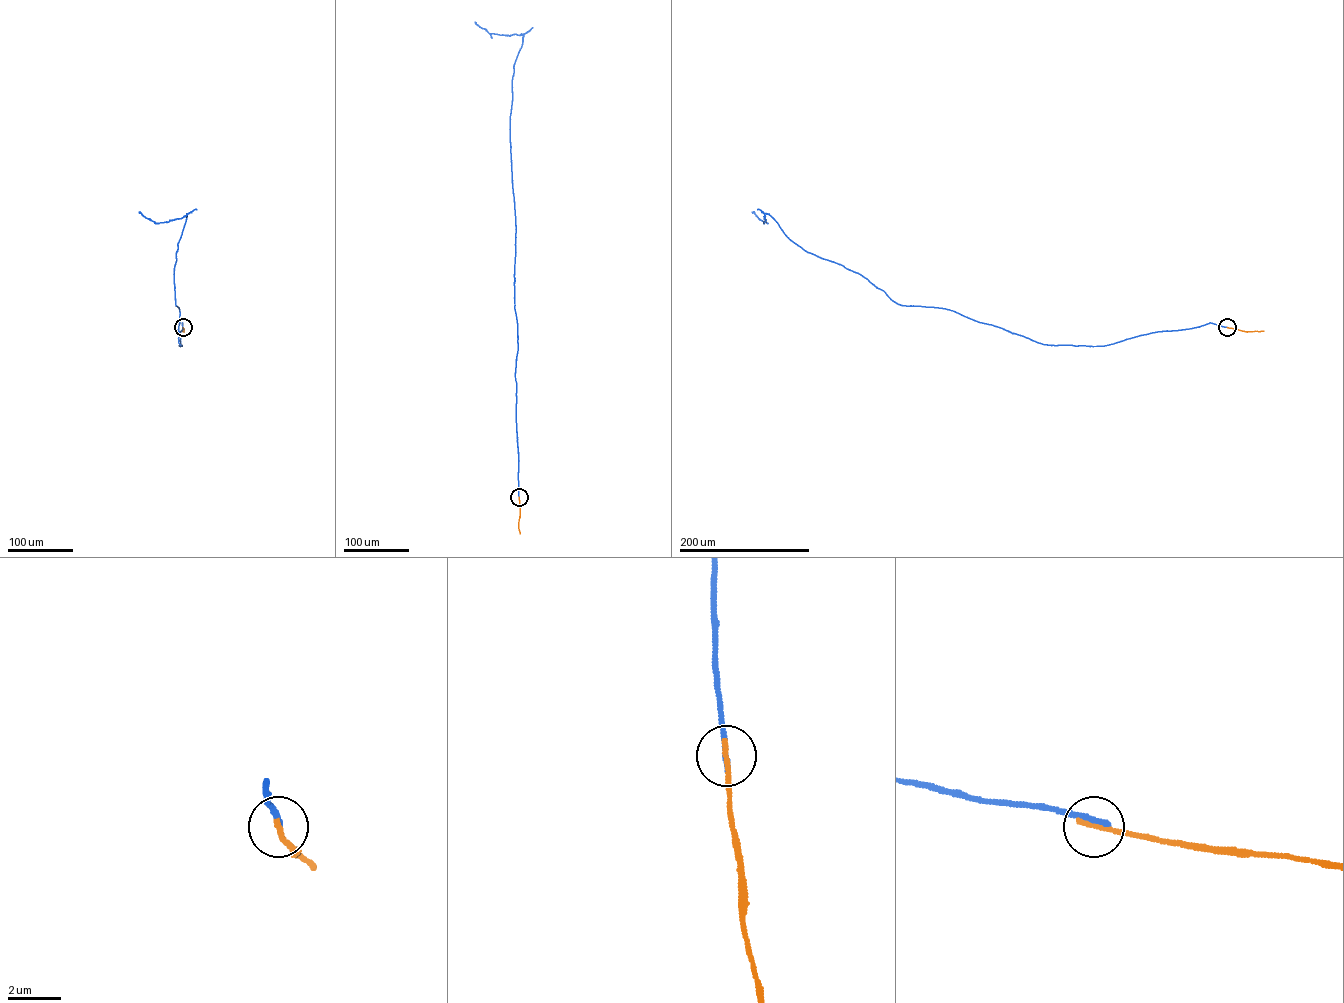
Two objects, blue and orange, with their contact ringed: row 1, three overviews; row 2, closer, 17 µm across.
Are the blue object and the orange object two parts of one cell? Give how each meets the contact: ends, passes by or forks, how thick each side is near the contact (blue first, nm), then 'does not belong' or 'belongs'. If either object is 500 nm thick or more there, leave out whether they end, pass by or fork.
blue ends; orange ends; calibres 260 and 240 nm; does not belong

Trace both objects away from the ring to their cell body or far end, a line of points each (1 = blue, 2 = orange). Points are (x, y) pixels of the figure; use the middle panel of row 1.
1: (519, 497), (516, 224), (510, 129), (513, 65), (523, 35), (490, 34), (475, 21)
2: (519, 497), (520, 533)

